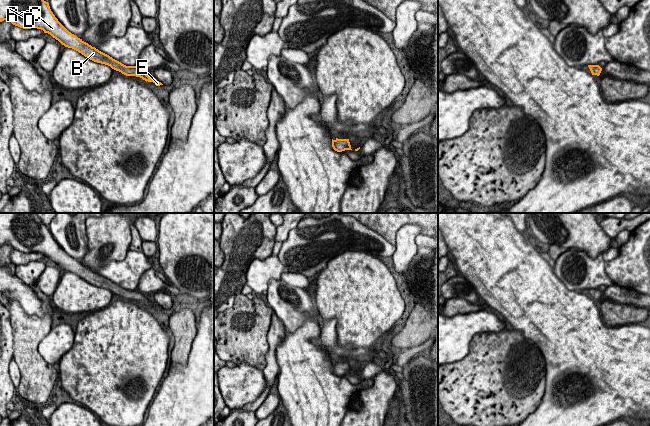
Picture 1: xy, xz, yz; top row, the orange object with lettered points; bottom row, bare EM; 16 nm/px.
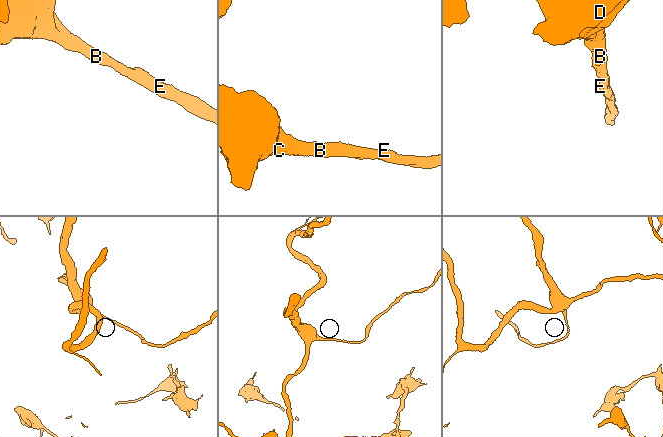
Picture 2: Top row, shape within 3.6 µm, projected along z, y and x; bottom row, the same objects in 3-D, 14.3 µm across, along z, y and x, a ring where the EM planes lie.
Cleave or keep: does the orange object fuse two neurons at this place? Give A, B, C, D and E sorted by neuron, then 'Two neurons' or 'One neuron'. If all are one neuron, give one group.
Groups: A B C D E. One neuron

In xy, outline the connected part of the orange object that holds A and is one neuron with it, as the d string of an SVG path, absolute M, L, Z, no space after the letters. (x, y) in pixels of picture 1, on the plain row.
M0 213L0 246L4 244L10 244L13 249L23 253L41 253L65 271L78 275L94 286L108 289L126 300L140 301L156 310L163 309L150 302L139 290L126 290L69 256L36 213Z

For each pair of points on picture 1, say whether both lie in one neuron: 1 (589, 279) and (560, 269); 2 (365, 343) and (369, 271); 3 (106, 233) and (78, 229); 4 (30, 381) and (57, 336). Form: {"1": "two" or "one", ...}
{"1": "one", "2": "one", "3": "two", "4": "two"}

